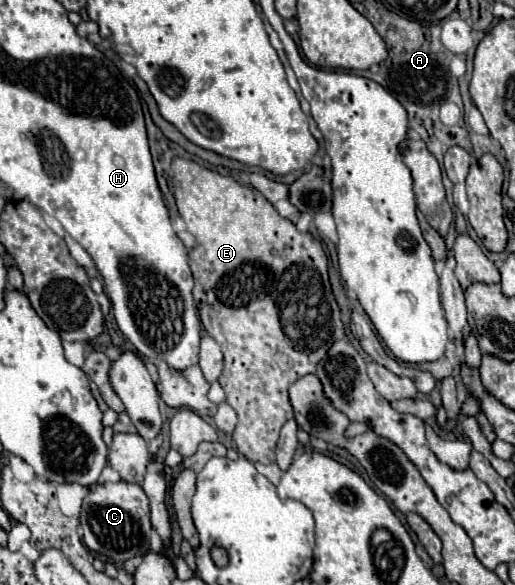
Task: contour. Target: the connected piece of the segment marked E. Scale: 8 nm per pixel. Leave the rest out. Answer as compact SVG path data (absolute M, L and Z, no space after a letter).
M176 157L178 161L172 159L172 171L174 171L174 197L176 205L178 205L178 213L186 223L186 229L196 237L196 247L188 253L188 265L192 269L194 275L194 301L198 303L198 311L200 311L200 319L202 325L206 329L206 333L222 347L224 353L224 371L220 377L220 385L222 389L226 389L226 401L228 405L238 413L238 425L232 433L238 451L252 463L260 461L264 465L274 463L274 449L276 449L276 441L280 437L280 429L282 425L292 419L294 411L292 405L288 401L288 387L298 379L304 377L308 373L314 373L314 367L318 365L318 361L326 355L326 351L330 349L330 345L338 339L344 339L344 325L340 321L340 309L336 305L336 299L332 295L330 289L330 281L328 281L328 261L326 261L326 253L320 245L318 239L314 239L310 233L300 233L292 221L284 219L278 215L278 211L274 209L274 205L264 199L264 195L254 193L254 189L236 183L232 177L228 175L220 175L216 171L210 171L206 167L202 167L196 161L186 161L182 157Z

